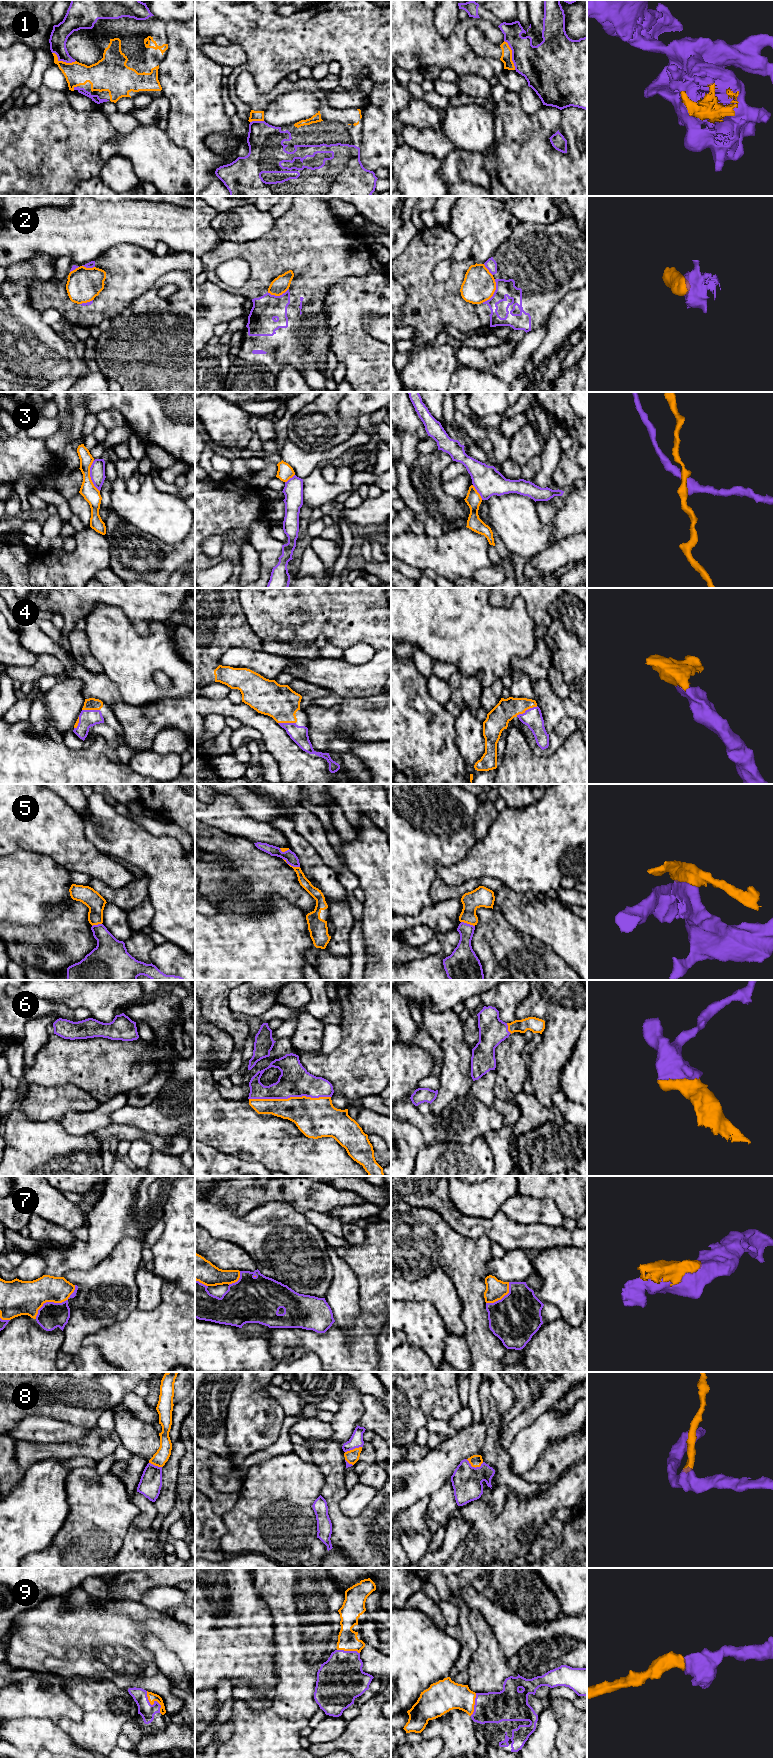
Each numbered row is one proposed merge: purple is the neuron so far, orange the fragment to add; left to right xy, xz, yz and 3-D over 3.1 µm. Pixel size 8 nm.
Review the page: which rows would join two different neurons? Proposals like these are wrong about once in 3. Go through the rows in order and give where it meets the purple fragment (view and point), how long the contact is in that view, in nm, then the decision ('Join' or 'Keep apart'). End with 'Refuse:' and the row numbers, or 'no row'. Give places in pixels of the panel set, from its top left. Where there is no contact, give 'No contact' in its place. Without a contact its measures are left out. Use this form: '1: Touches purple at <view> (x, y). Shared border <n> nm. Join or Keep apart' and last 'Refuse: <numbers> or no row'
1: Touches purple at yz (512, 55). Shared border 260 nm. Join
2: Touches purple at yz (494, 292). Shared border 220 nm. Keep apart
3: Touches purple at xy (90, 476). Shared border 260 nm. Keep apart
4: Touches purple at yz (526, 710). Shared border 190 nm. Join
5: Touches purple at xz (291, 865). Shared border 150 nm. Keep apart
6: Touches purple at xz (289, 1097). Shared border 650 nm. Join
7: Touches purple at xy (53, 1302). Shared border 420 nm. Join
8: Touches purple at yz (474, 1467). Shared border 150 nm. Join
9: Touches purple at xy (154, 1703). Shared border 220 nm. Join
Refuse: 2, 3, 5

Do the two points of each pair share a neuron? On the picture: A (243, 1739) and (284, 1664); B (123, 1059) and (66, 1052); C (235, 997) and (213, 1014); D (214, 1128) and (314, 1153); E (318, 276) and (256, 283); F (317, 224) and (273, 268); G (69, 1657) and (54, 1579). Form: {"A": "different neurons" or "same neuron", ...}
{"A": "same neuron", "B": "same neuron", "C": "different neurons", "D": "same neuron", "E": "same neuron", "F": "same neuron", "G": "different neurons"}

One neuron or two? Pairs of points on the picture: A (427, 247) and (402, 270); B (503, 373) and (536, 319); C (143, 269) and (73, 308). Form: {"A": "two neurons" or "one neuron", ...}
{"A": "one neuron", "B": "two neurons", "C": "one neuron"}

